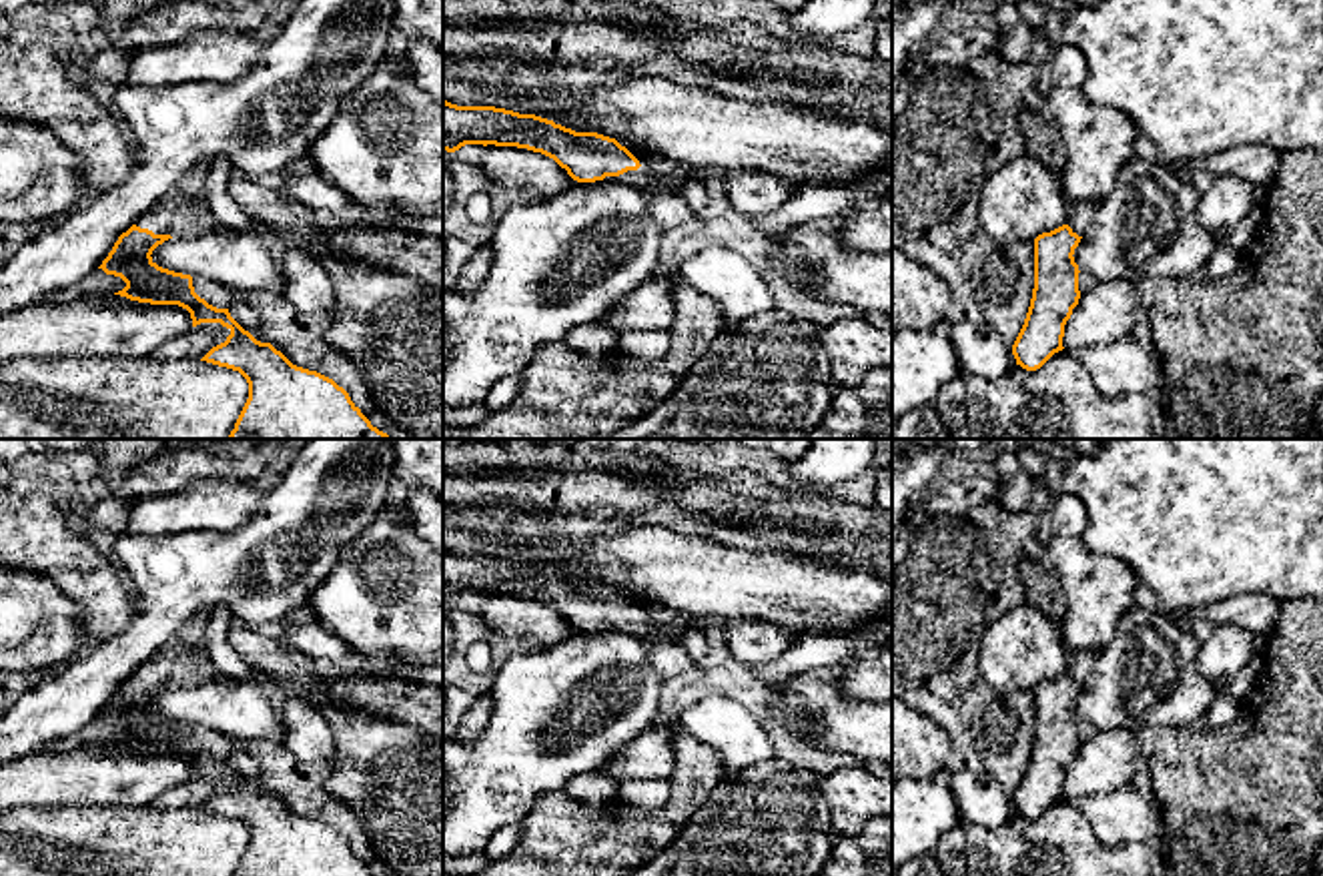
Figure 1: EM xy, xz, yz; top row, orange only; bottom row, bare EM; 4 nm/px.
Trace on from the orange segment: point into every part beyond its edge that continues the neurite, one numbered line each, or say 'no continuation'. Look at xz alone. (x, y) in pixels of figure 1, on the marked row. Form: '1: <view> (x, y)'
1: xz (666, 209)

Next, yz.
1: yz (1081, 215)

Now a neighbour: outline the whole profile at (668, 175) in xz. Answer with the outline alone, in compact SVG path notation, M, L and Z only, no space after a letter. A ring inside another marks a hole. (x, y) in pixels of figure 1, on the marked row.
M633 148L631 154L639 160L639 170L649 174L659 190L680 194L688 180L706 182L708 170L688 168L680 162L674 162L662 154L651 152L649 148Z

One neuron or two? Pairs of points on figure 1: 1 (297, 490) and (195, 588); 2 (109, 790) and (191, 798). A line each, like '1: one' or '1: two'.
1: one
2: two

